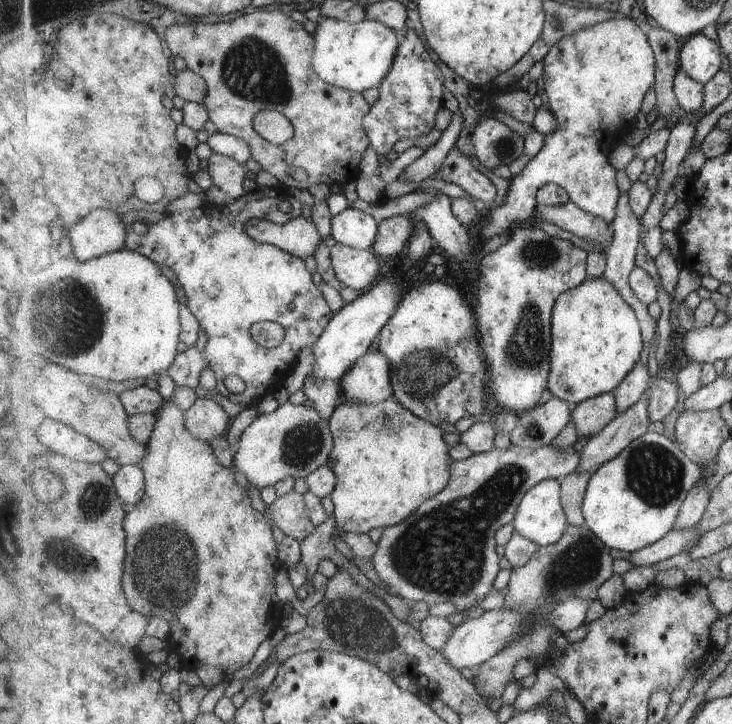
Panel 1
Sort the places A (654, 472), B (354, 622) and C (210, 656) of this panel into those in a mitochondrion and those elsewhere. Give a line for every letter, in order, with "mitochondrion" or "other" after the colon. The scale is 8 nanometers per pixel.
A: mitochondrion
B: mitochondrion
C: other

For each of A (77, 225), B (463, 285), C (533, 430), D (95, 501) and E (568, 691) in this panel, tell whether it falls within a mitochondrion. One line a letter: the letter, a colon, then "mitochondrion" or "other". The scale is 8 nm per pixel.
A: other
B: other
C: mitochondrion
D: mitochondrion
E: other

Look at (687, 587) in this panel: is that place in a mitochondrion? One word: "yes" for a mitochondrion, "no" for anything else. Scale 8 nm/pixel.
no

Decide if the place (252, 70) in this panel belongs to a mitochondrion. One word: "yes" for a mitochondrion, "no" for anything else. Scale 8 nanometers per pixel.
yes

